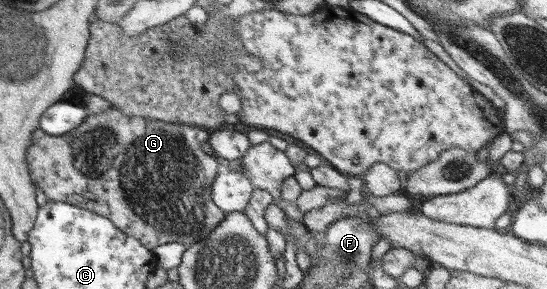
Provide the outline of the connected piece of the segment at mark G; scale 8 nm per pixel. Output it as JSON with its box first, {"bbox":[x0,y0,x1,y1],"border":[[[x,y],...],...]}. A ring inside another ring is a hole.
{"bbox":[26,107,225,250],"border":[[[110,107],[107,111],[99,115],[87,115],[86,120],[82,122],[76,129],[62,136],[47,136],[42,129],[36,129],[33,133],[33,142],[28,147],[26,153],[27,166],[30,177],[35,187],[39,187],[44,191],[48,201],[50,202],[67,202],[80,209],[86,209],[92,213],[99,214],[101,217],[107,218],[120,231],[135,237],[148,250],[152,250],[159,245],[165,243],[185,243],[190,246],[200,240],[206,239],[211,231],[225,219],[225,213],[222,212],[213,202],[211,198],[211,187],[213,181],[222,168],[212,155],[205,153],[201,145],[208,141],[211,130],[198,126],[186,126],[186,124],[172,124],[169,122],[154,120],[151,118],[126,116],[116,107]]]}

